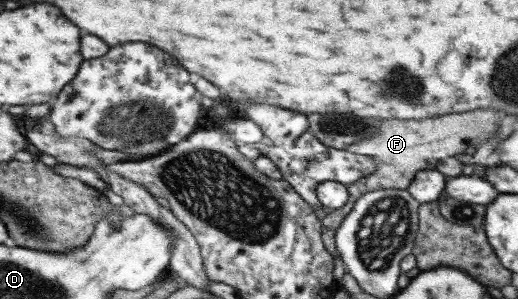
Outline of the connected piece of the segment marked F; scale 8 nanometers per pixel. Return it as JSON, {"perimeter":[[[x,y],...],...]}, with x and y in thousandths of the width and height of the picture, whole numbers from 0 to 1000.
{"perimeter":[[[938,358],[934,368],[923,365],[915,375],[892,375],[880,385],[855,385],[813,401],[741,398],[732,408],[728,438],[720,452],[666,488],[662,498],[672,508],[712,522],[724,548],[724,565],[687,609],[666,619],[672,639],[670,672],[656,696],[629,702],[625,729],[618,736],[620,809],[625,829],[639,856],[654,856],[645,823],[647,769],[695,652],[753,625],[784,639],[790,609],[809,569],[838,565],[847,535],[892,515],[905,488],[921,488],[931,462],[944,462],[952,435],[959,428],[967,391],[969,378]]]}

